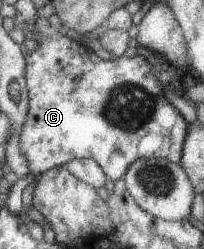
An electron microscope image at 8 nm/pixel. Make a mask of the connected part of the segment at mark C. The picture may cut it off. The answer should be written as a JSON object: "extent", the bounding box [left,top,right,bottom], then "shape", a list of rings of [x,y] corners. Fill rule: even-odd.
{"extent":[18,16,188,184],"shape":[[[37,16],[34,19],[34,23],[37,29],[39,29],[35,35],[39,33],[41,39],[37,41],[37,49],[26,57],[26,80],[29,92],[29,109],[25,123],[21,128],[20,140],[18,141],[19,149],[21,150],[23,157],[28,159],[30,173],[34,177],[38,177],[40,174],[49,171],[51,168],[65,166],[67,162],[70,162],[75,158],[91,158],[101,166],[101,169],[103,169],[105,175],[109,177],[109,181],[113,184],[117,180],[124,179],[124,175],[129,169],[129,166],[139,158],[165,158],[176,164],[182,162],[182,153],[188,130],[188,123],[183,116],[181,116],[179,110],[165,98],[165,87],[163,87],[162,83],[157,80],[155,75],[153,75],[153,71],[151,71],[153,67],[144,57],[137,55],[133,58],[114,56],[111,60],[104,61],[85,43],[80,43],[69,38],[65,35],[64,31],[57,31],[57,29],[49,24],[47,18]]]}

